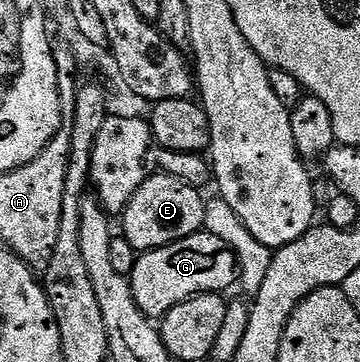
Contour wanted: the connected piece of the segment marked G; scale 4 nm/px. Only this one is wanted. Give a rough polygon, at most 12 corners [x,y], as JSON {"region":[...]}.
{"region":[[205,229],[139,254],[130,276],[151,320],[239,282],[232,248]]}

